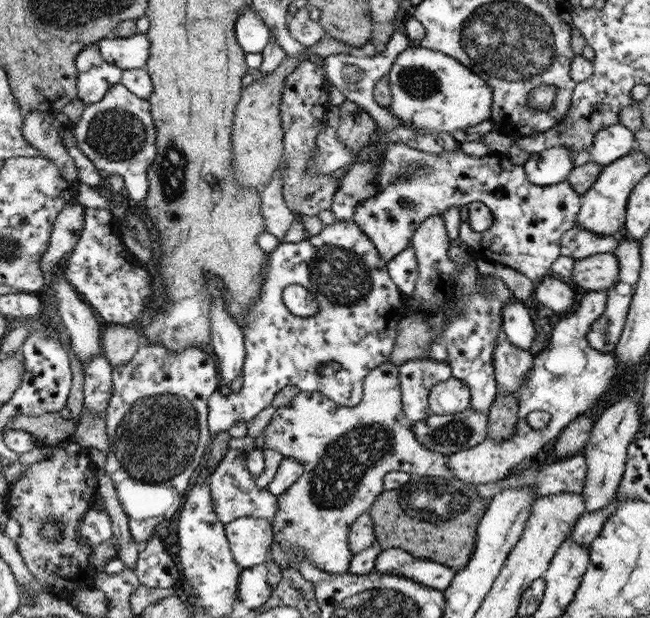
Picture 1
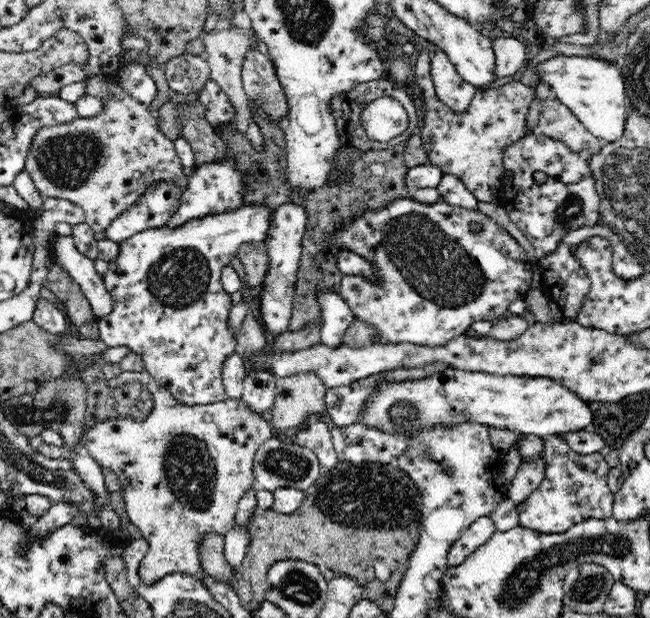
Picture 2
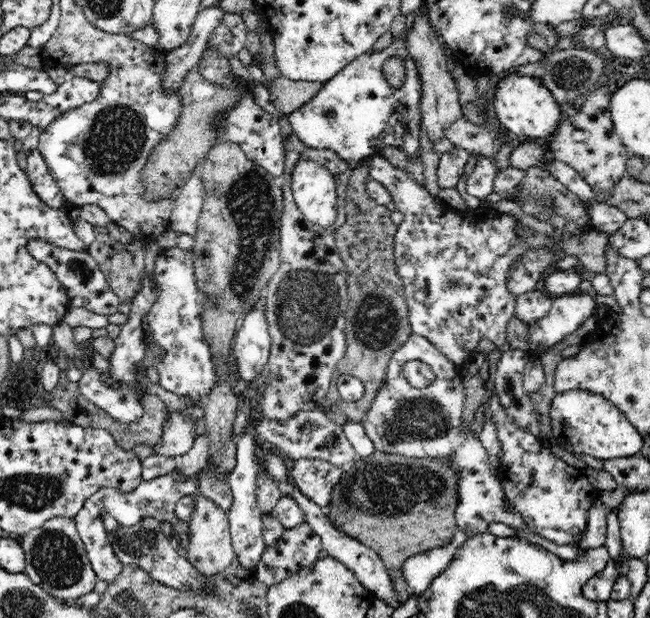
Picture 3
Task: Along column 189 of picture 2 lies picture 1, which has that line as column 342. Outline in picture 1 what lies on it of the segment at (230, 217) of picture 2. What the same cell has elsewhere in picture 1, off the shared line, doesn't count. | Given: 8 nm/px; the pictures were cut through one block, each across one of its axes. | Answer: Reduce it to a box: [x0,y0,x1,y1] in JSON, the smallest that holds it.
[209,220,409,443]

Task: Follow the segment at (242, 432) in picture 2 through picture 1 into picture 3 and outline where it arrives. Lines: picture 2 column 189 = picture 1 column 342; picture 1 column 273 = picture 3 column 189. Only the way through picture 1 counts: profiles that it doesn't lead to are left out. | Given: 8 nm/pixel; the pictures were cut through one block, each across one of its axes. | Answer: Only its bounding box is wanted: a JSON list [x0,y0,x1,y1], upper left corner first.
[153,412,235,575]

